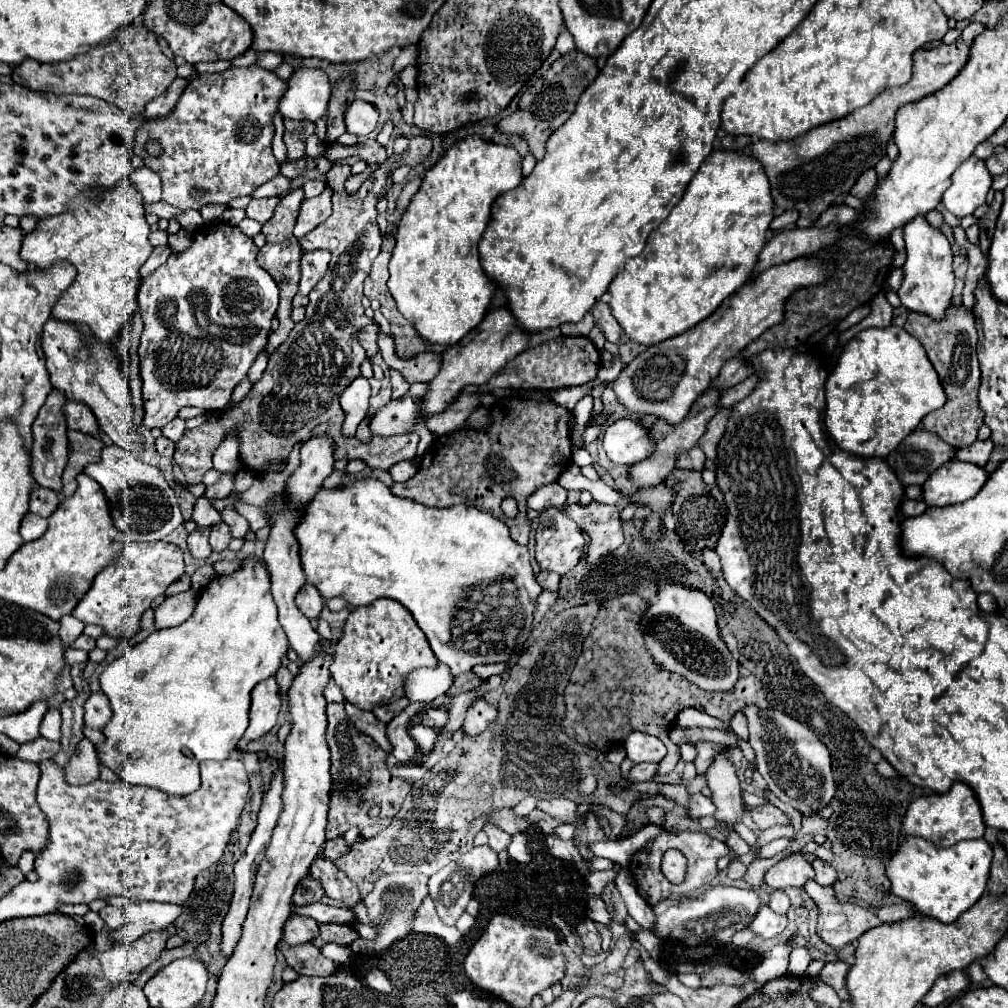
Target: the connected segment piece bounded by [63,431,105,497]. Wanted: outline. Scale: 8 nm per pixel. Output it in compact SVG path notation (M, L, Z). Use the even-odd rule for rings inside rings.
M67 431L69 437L69 461L63 471L63 497L69 497L77 489L75 477L89 463L97 463L105 443L99 437L85 435L81 431Z

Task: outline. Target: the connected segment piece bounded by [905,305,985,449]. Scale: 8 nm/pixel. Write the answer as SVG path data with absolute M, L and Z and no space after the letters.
M951 305L947 309L947 319L943 323L931 323L925 315L909 313L905 331L921 341L947 393L945 407L929 413L923 419L923 429L931 433L939 433L939 437L945 443L955 445L957 449L969 447L971 443L977 441L977 429L983 425L983 417L985 417L977 399L977 391L981 385L981 371L977 361L977 329L975 329L973 313L965 311L965 307Z

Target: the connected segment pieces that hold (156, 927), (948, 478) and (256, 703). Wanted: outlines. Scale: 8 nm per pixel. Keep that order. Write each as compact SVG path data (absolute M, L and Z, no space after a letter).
M129 903L123 907L127 921L121 929L109 931L111 941L119 943L133 943L141 935L149 931L161 931L167 925L171 925L177 915L181 915L181 907L175 907L171 903Z
M951 461L939 467L935 475L923 485L923 499L929 505L955 505L975 497L985 481L989 479L987 471L973 463Z
M275 677L259 681L251 691L251 709L249 709L249 727L243 735L245 741L255 741L267 731L271 731L277 723L281 707L279 685Z

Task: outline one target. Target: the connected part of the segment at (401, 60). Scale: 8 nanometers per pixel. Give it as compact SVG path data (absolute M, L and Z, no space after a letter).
M409 45L401 49L400 54L393 64L393 70L397 76L403 69L409 65L417 64L417 57L419 55L417 45Z

